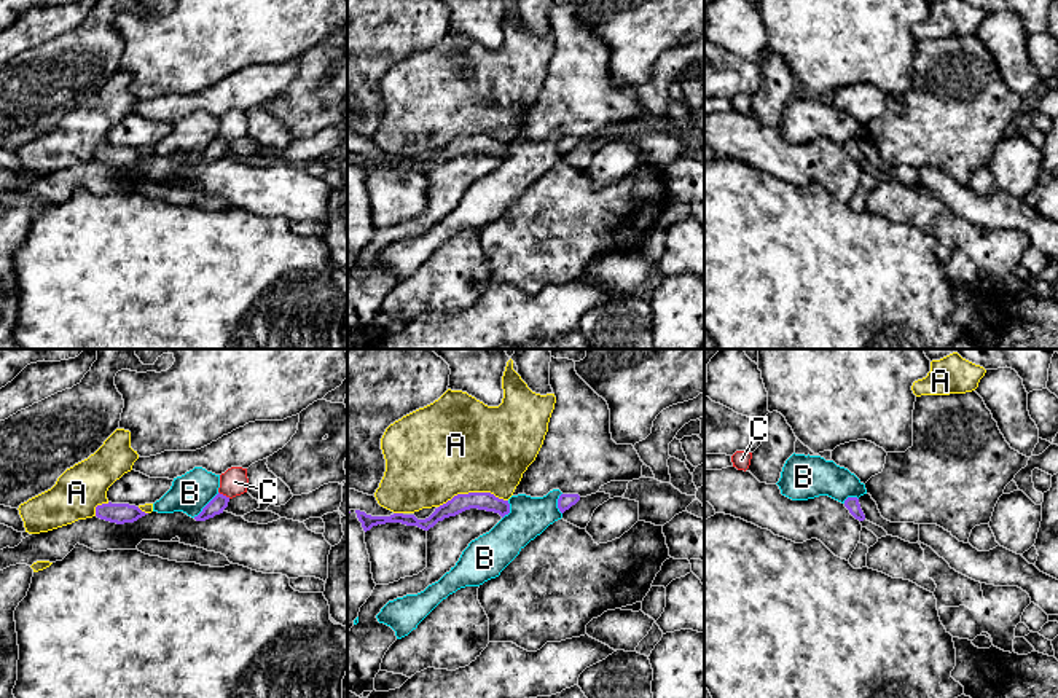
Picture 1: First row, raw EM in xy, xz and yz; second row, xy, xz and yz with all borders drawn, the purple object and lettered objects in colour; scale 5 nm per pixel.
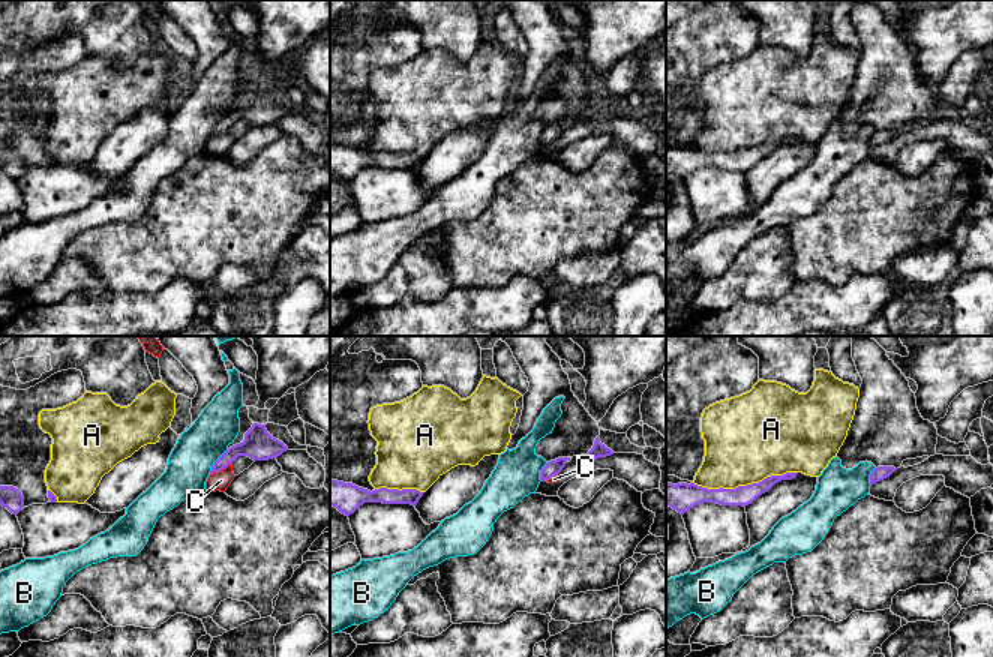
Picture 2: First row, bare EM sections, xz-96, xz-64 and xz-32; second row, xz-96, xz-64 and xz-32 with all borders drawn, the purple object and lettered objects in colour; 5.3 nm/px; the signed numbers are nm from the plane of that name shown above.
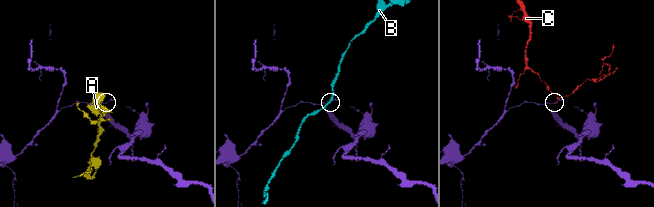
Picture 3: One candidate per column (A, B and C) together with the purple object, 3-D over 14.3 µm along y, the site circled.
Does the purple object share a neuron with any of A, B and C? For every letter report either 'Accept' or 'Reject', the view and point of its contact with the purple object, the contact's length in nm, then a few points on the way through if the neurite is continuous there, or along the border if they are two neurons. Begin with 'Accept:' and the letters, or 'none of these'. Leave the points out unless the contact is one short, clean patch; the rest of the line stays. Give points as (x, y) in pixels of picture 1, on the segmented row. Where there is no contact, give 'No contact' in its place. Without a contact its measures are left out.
Accept: none of these
A: Reject. Touches purple at xz (472, 493). Shared border 360 nm
B: Reject. Touches purple at xy (206, 505). Shared border 180 nm
C: Reject. Touches purple at xy (225, 496). Shared border 70 nm. Boundary: xy (219, 491), (230, 498)

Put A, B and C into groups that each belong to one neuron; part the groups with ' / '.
A / B / C

